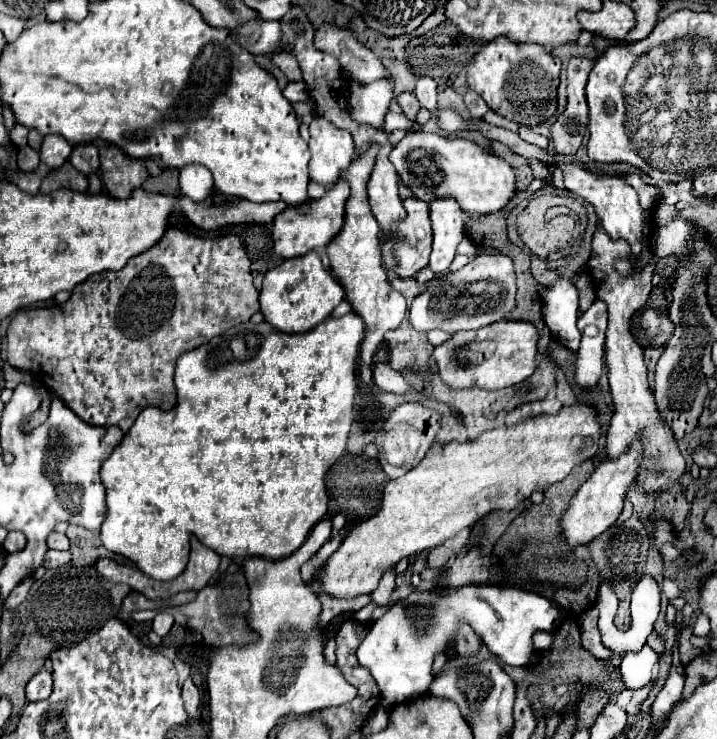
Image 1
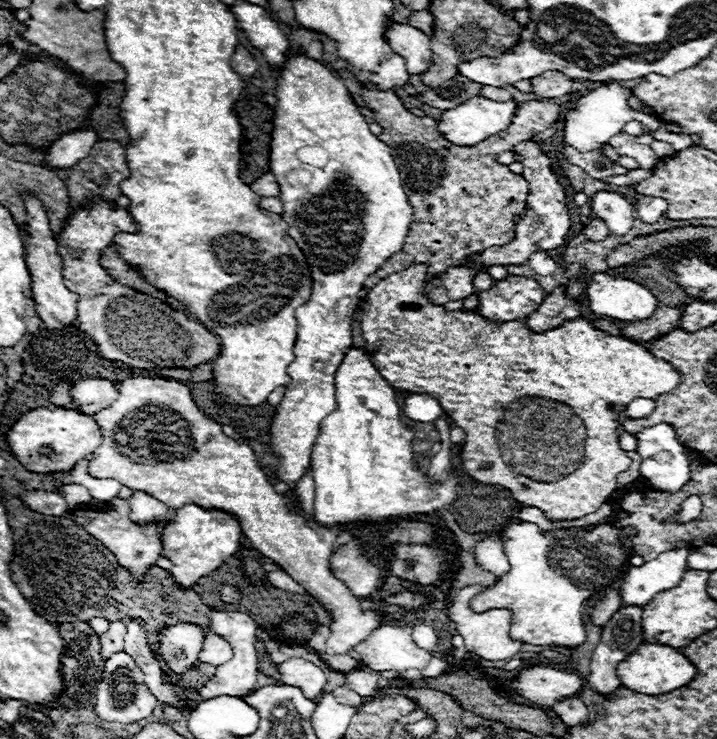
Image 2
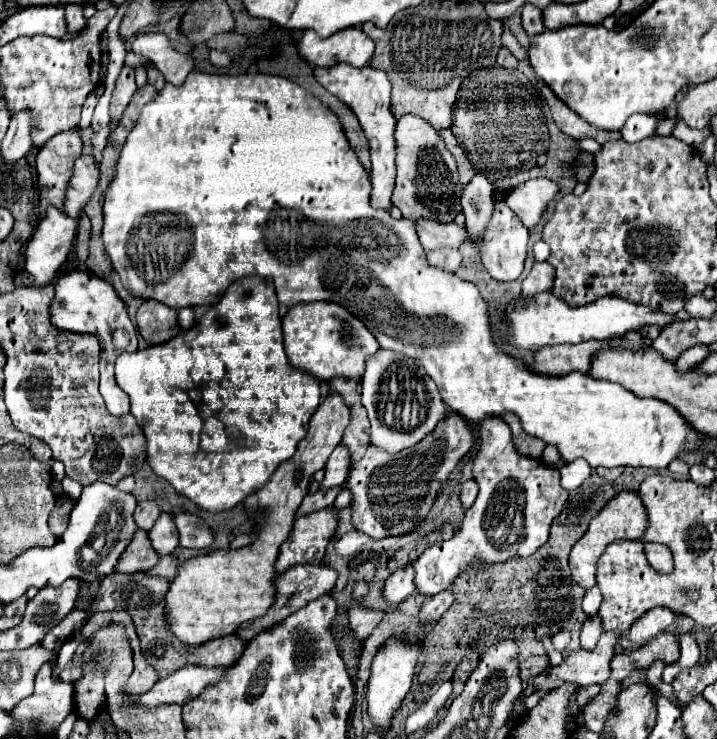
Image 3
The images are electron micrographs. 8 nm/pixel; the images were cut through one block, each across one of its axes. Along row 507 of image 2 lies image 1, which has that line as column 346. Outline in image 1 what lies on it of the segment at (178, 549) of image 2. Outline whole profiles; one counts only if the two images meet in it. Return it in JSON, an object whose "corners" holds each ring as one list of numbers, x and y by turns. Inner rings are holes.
{"corners":[[336,182,322,198,310,200,304,206,288,206,272,222,272,250,280,258,302,256,308,250,324,248,340,230,344,218,344,200,348,198,348,184]]}

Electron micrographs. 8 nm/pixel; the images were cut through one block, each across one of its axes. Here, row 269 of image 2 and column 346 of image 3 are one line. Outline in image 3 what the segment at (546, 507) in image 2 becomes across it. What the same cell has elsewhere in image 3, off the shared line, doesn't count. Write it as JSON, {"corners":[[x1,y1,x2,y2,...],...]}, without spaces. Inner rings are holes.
{"corners":[[332,392,316,410,310,420,310,428,296,454,282,462,272,474,270,482,246,498,248,510,266,510,268,524,258,540,242,550,212,550,188,558,180,564,176,578,166,592,166,624,178,640,190,646,204,644,218,636,234,634,244,620,260,618,274,602,274,562,280,544,288,538,294,522,294,510,308,494,312,474,326,466,328,456,340,444,342,434,350,422,348,406]]}

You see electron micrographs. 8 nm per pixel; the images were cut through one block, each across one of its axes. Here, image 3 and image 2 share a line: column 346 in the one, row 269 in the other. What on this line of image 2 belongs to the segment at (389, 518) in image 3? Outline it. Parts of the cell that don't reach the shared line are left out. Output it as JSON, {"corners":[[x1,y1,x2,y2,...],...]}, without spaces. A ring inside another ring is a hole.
{"corners":[[532,140,520,142,514,148,516,154,522,156,522,166,524,166,524,180,528,182,528,198,526,198,526,214,518,218,516,228,514,228,514,238,508,244,502,246,492,246,484,252,470,254,464,264,466,266,476,266,482,272,486,272,492,266,520,266,530,260,534,252,548,252,554,248,564,246,566,242,566,232,570,230,570,214,566,204,562,204,562,184,558,182,556,174,550,168,550,158,544,156,540,146]]}

